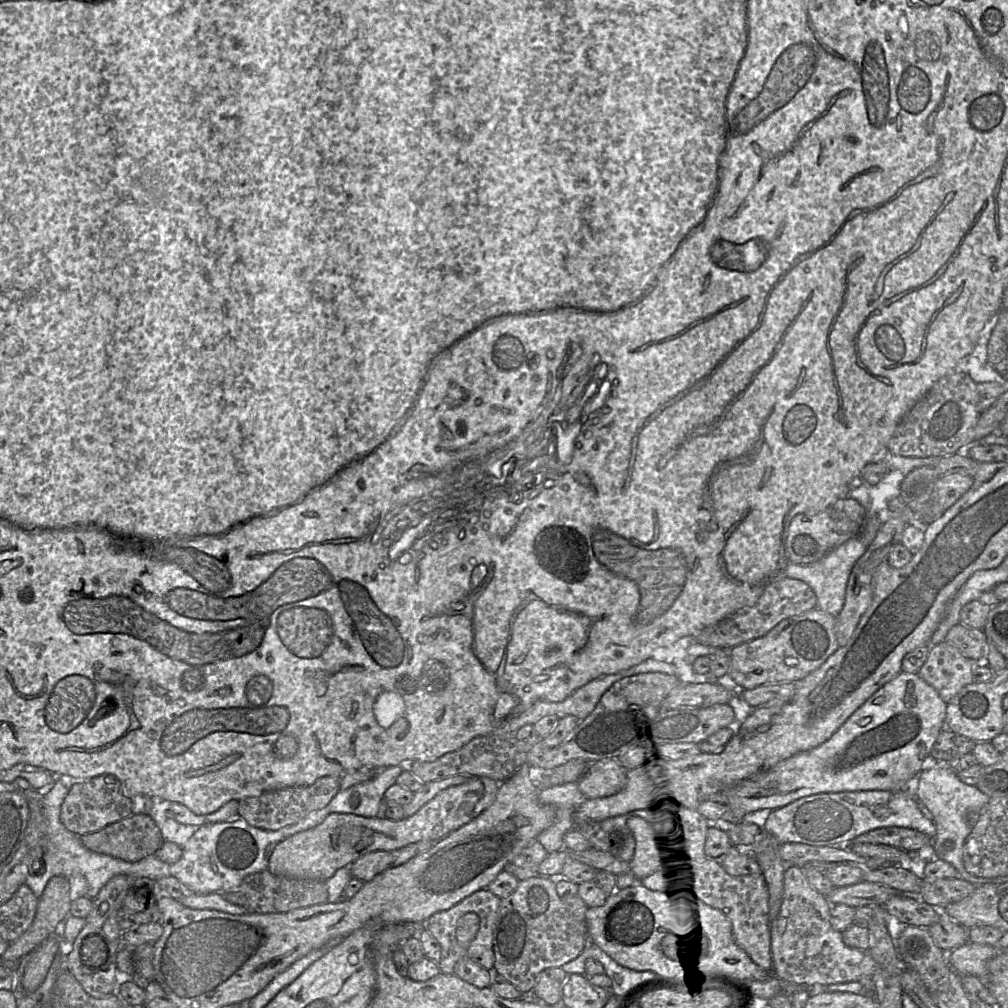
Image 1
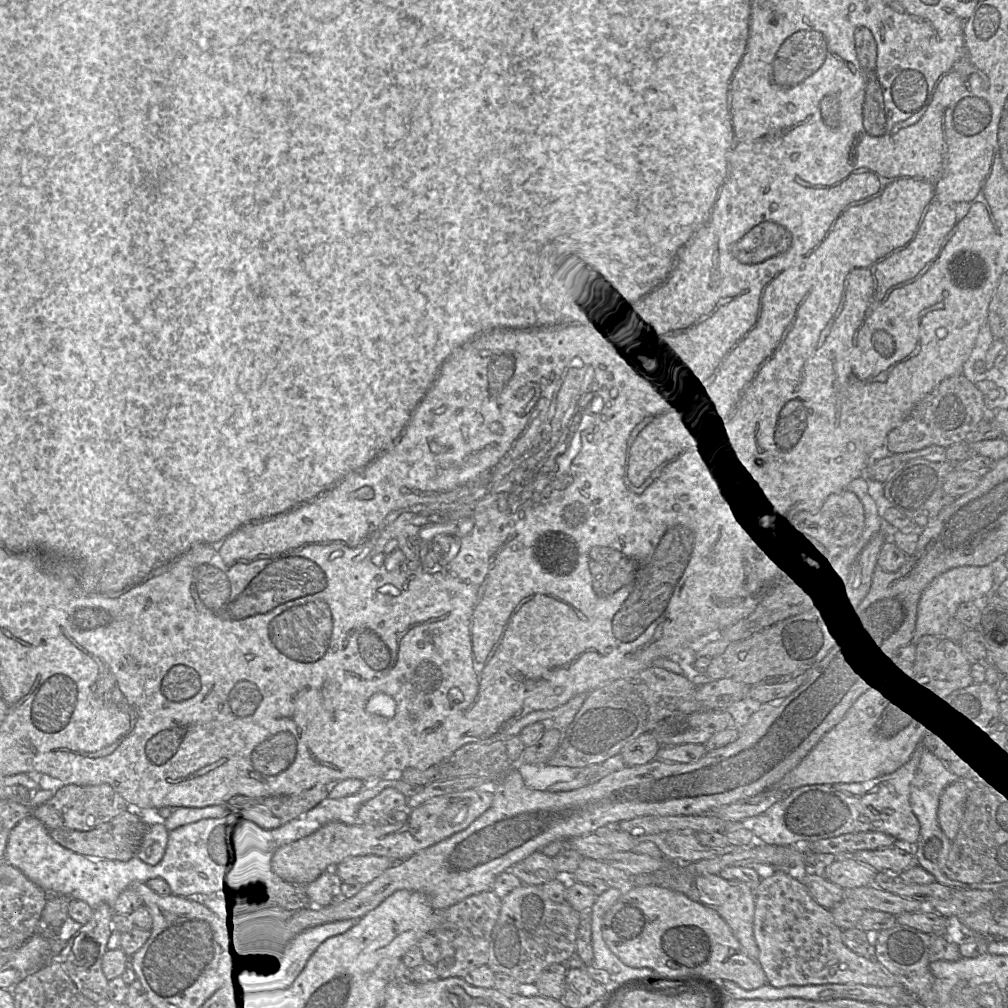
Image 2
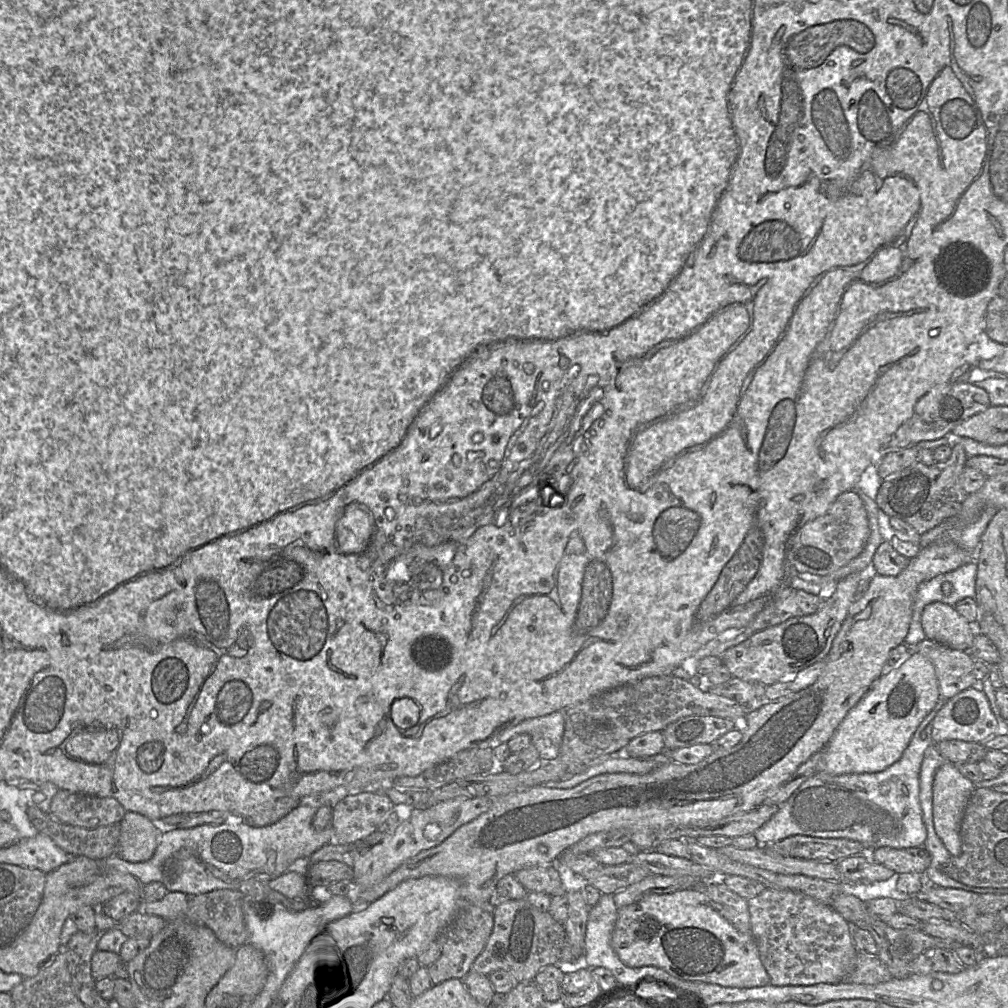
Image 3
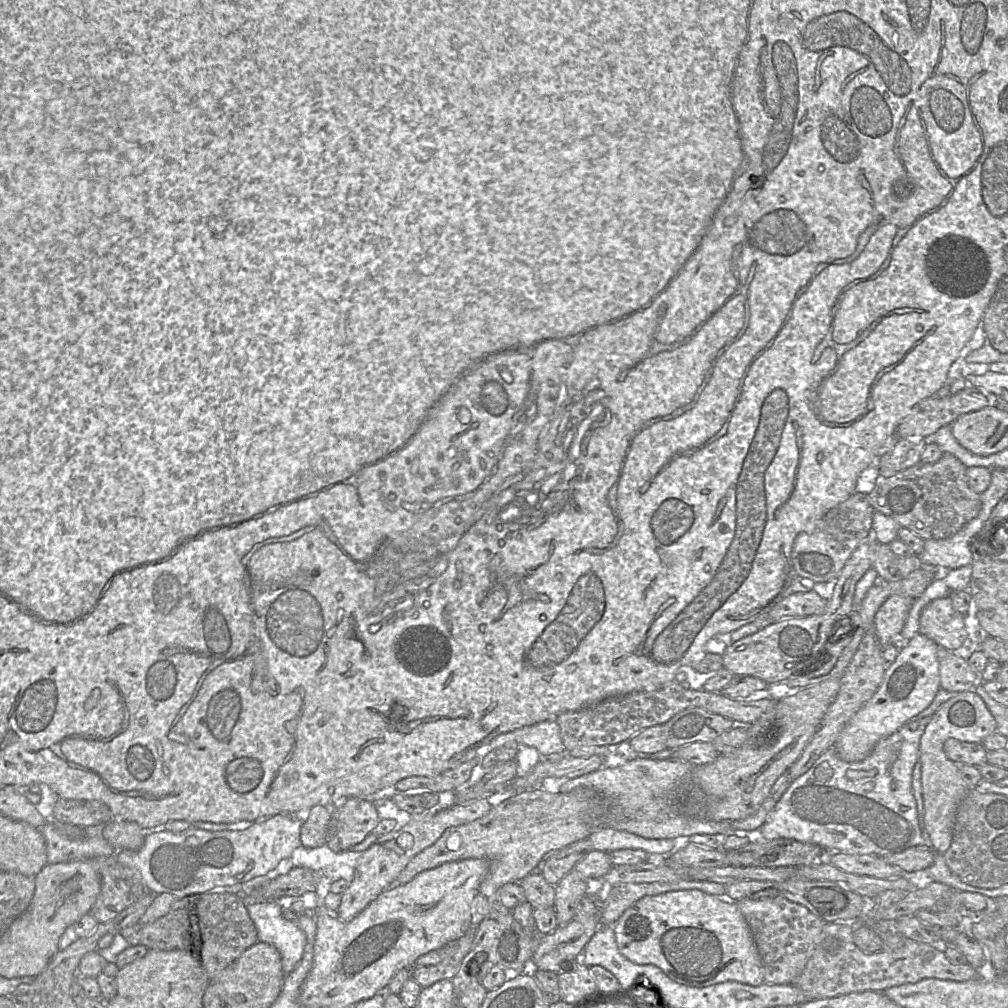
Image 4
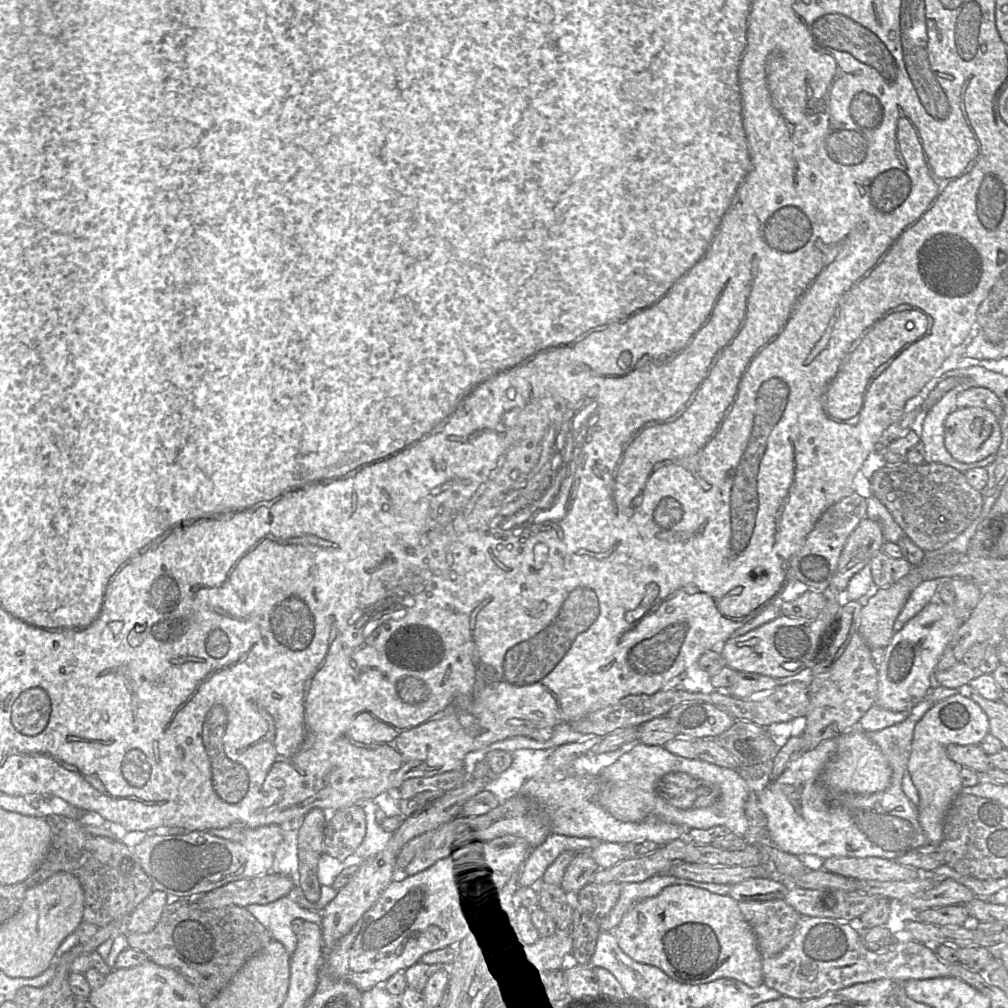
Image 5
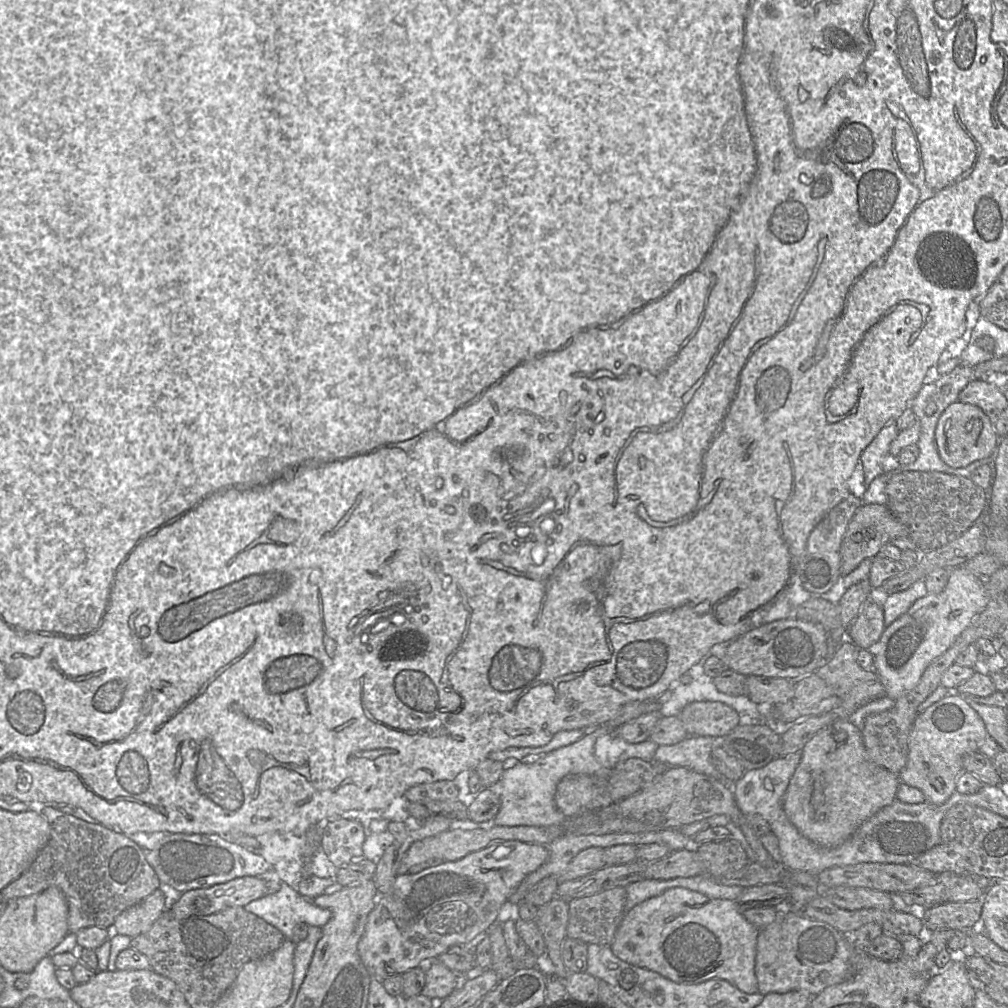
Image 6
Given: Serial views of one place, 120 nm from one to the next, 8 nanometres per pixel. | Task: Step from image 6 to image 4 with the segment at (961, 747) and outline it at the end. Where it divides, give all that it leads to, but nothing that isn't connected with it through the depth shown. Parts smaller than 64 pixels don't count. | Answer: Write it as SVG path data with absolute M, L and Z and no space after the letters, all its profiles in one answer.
M964 691L943 703L932 715L923 732L919 746L924 801L923 822L932 847L937 853L943 854L949 849L956 812L969 790L973 789L963 779L959 765L946 756L944 743L950 738L963 742L982 743L996 729L996 721L980 695L975 691Z

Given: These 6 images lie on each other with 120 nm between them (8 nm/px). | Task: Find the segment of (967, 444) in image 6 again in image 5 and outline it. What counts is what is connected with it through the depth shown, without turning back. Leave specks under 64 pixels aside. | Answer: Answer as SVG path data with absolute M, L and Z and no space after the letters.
M966 407L952 411L944 421L944 446L958 462L978 462L995 455L1002 440L1001 426L995 415L984 408Z

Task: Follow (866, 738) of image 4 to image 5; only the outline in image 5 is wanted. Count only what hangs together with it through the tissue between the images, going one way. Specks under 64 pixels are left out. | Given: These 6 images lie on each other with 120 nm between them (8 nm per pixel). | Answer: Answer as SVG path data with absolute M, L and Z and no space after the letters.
M953 578L951 583L955 592L953 604L945 604L936 598L895 633L885 648L884 659L878 667L876 705L893 712L910 712L934 688L934 673L938 662L982 596L973 580Z

